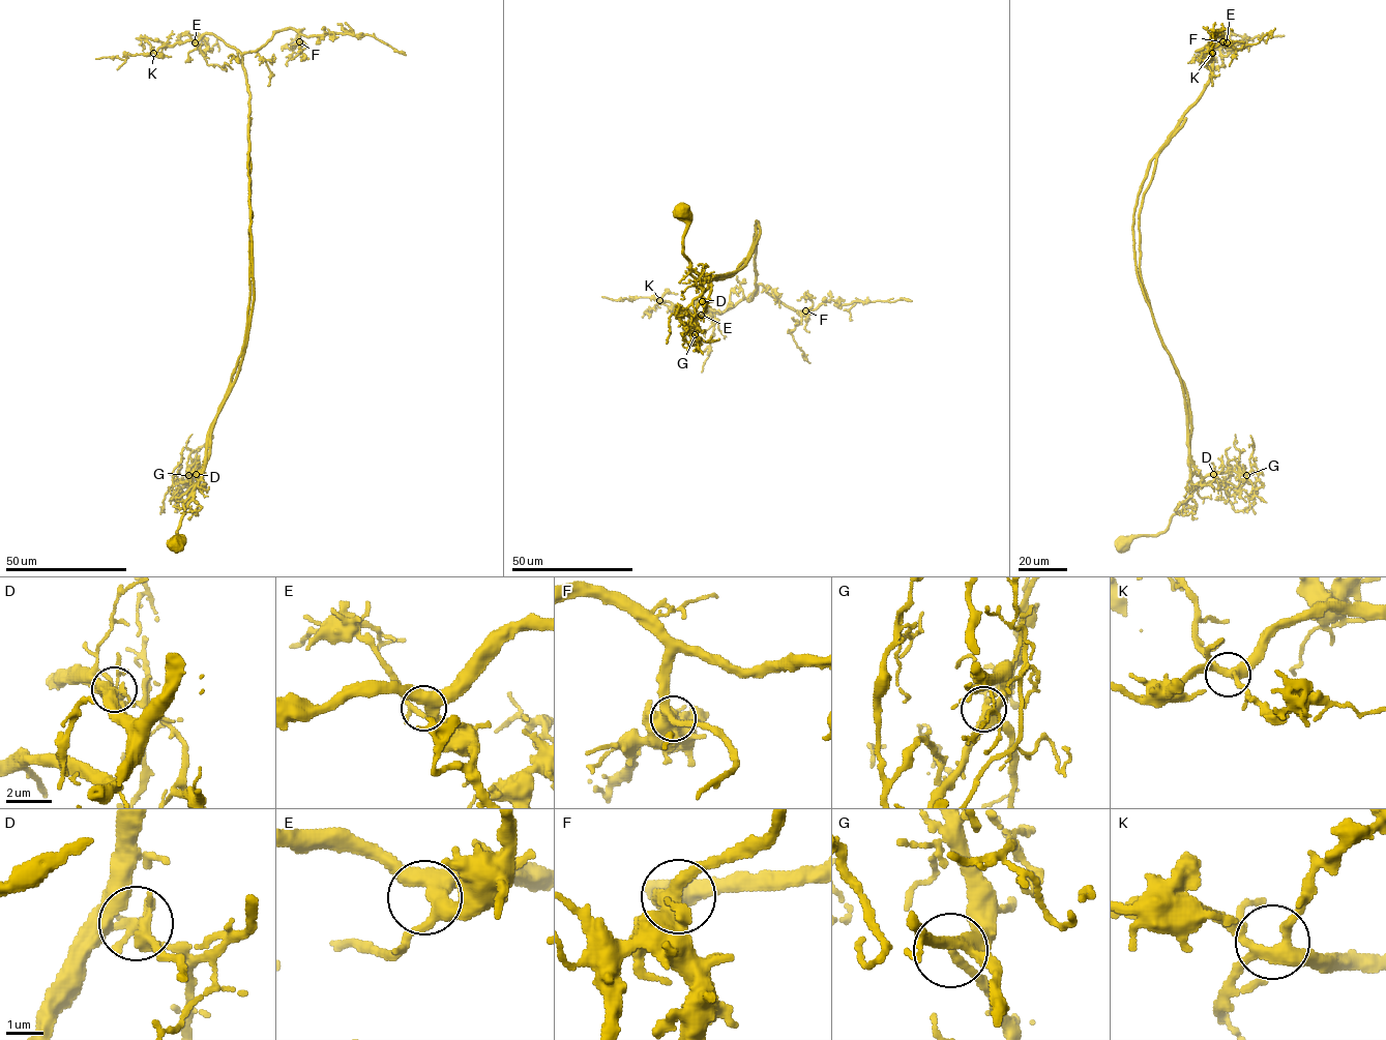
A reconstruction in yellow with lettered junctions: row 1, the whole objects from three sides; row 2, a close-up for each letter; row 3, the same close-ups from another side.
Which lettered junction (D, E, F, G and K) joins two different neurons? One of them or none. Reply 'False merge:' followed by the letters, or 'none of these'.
False merge: D

